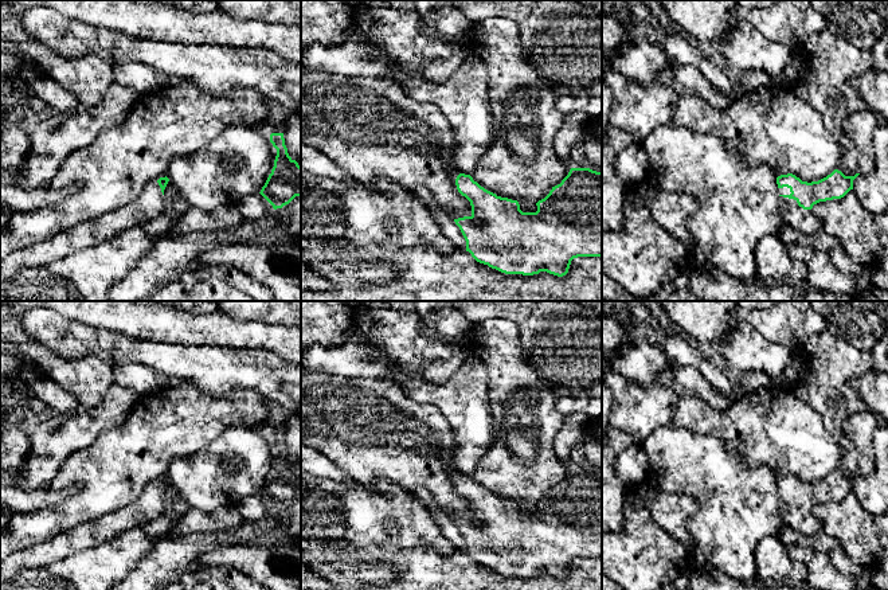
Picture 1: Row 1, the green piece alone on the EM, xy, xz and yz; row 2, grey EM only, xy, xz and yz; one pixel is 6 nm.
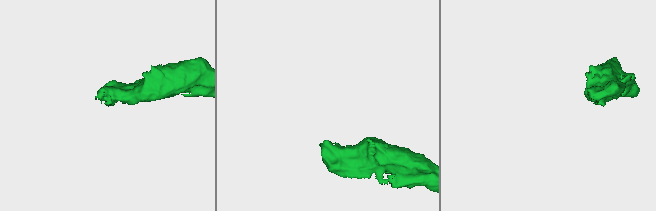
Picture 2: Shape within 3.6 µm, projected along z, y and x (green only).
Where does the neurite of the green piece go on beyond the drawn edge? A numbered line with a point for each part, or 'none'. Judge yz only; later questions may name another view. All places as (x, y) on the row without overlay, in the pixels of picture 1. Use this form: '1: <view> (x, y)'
1: yz (805, 522)

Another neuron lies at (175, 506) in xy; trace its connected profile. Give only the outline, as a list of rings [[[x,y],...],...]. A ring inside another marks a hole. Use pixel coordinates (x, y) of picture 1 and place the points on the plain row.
[[[171,482],[164,491],[164,501],[165,511],[154,520],[140,527],[150,538],[167,536],[189,508]]]

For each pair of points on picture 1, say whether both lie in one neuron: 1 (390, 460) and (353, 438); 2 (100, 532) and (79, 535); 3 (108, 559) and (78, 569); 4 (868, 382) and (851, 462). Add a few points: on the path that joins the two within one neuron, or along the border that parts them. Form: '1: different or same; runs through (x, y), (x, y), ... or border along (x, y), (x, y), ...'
1: same; runs through (380, 450), (367, 438), (363, 438)
2: same; runs through (94, 532), (85, 535)
3: same; runs through (101, 566), (98, 569), (85, 569)
4: different; border along (871, 371), (849, 382), (867, 407)

